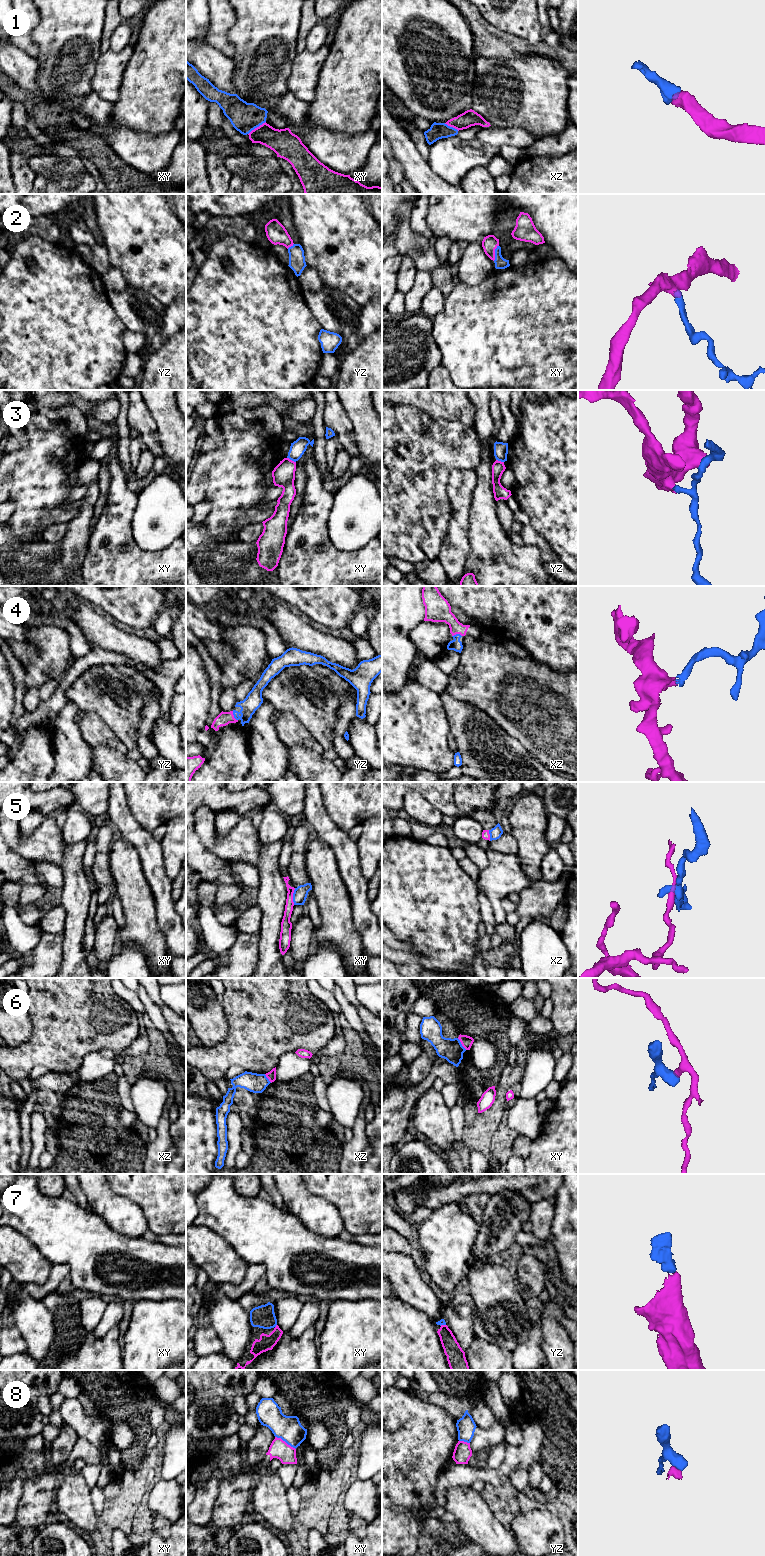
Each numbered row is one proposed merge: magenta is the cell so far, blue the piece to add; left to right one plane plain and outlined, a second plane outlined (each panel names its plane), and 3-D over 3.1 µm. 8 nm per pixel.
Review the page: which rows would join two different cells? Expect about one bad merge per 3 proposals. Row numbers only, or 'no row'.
3, 5, 6, 8

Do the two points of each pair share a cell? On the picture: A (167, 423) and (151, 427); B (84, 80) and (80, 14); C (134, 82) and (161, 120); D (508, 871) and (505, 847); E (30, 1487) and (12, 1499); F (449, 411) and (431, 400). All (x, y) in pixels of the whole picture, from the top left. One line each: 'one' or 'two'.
A: two
B: one
C: one
D: two
E: two
F: one

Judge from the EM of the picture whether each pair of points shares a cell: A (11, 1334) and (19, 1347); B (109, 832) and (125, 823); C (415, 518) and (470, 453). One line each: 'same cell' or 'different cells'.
A: same cell
B: different cells
C: same cell

